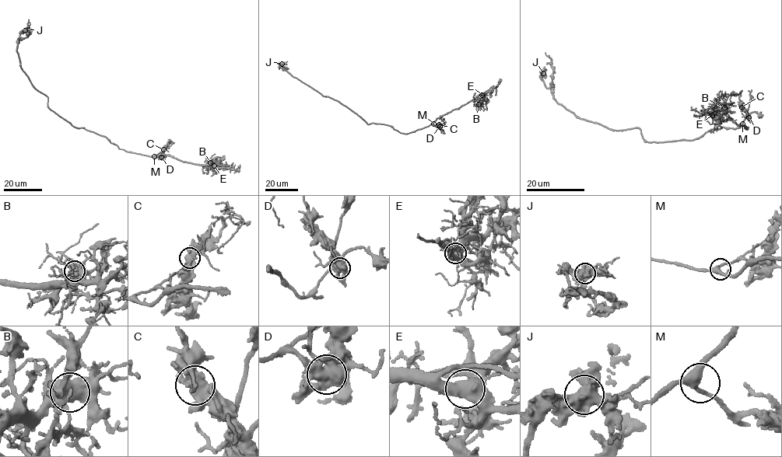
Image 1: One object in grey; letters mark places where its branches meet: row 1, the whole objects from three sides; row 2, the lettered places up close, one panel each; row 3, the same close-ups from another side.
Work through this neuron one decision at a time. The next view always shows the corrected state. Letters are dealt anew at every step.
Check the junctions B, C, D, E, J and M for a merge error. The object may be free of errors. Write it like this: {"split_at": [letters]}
{"split_at": []}

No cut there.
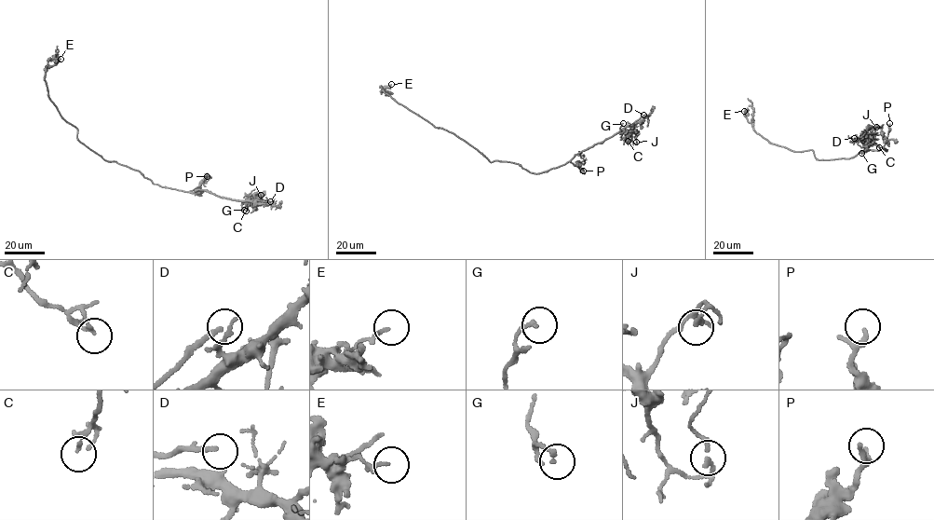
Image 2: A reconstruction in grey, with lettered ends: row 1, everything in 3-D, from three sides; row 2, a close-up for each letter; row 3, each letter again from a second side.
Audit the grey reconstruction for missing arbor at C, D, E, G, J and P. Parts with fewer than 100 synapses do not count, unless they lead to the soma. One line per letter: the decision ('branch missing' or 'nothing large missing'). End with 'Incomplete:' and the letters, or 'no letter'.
C: nothing large missing
D: branch missing
E: nothing large missing
G: nothing large missing
J: nothing large missing
P: nothing large missing
Incomplete: D

